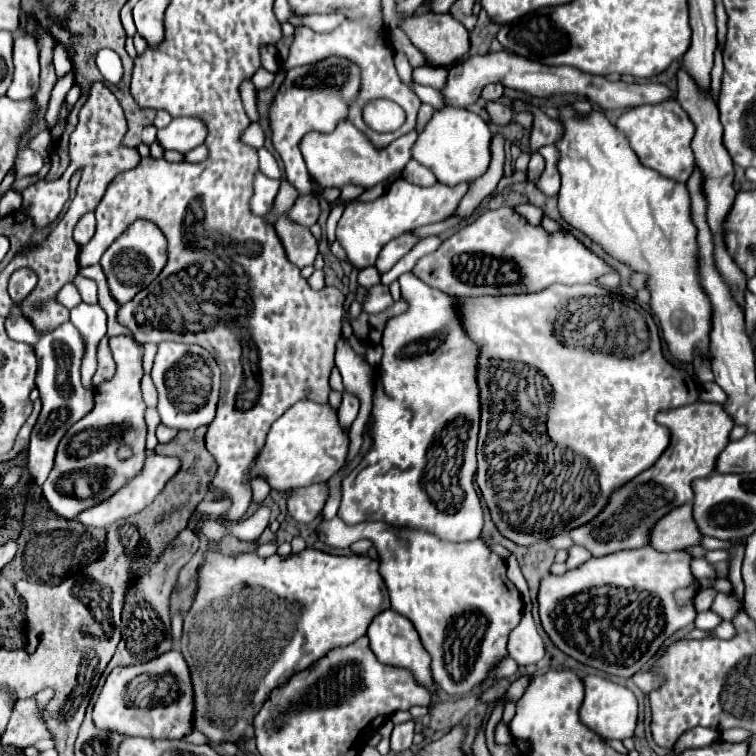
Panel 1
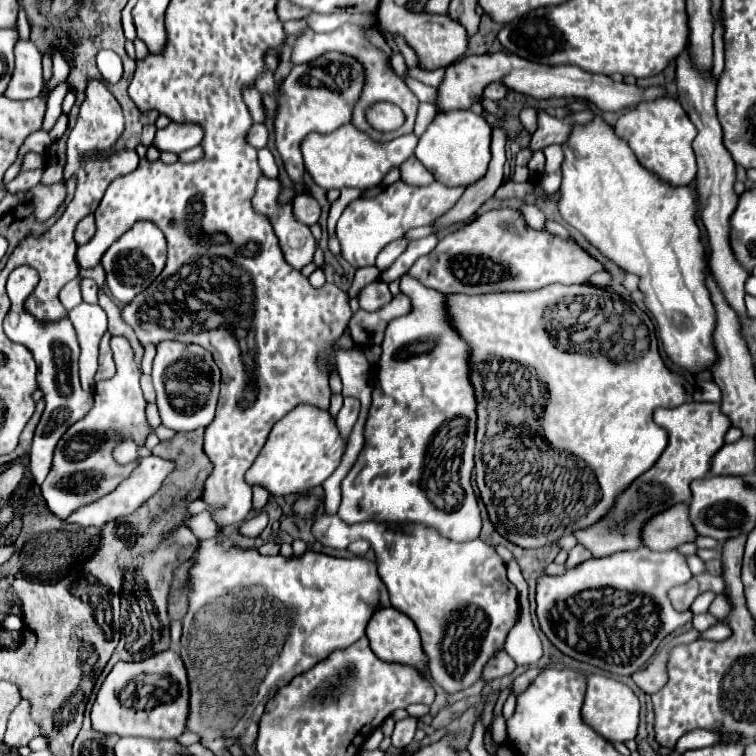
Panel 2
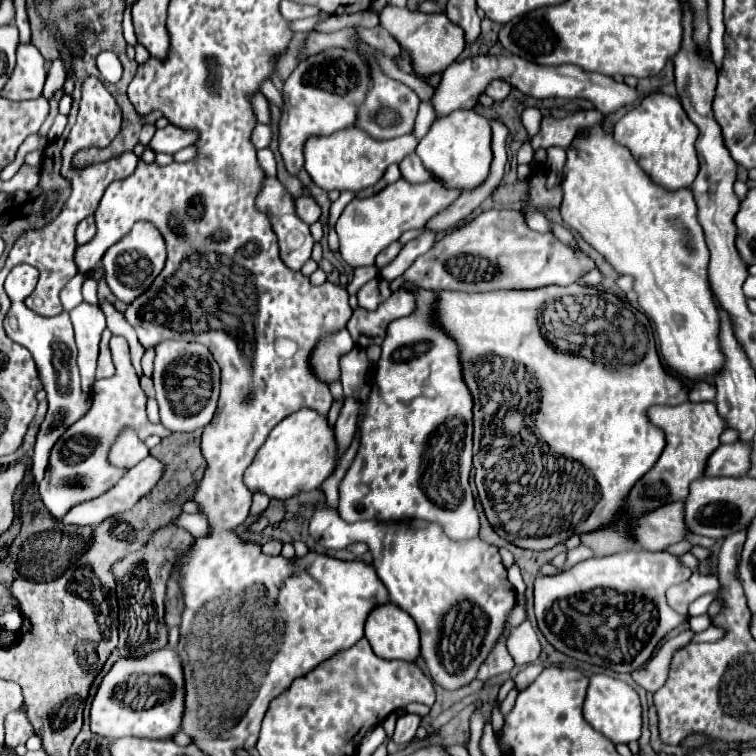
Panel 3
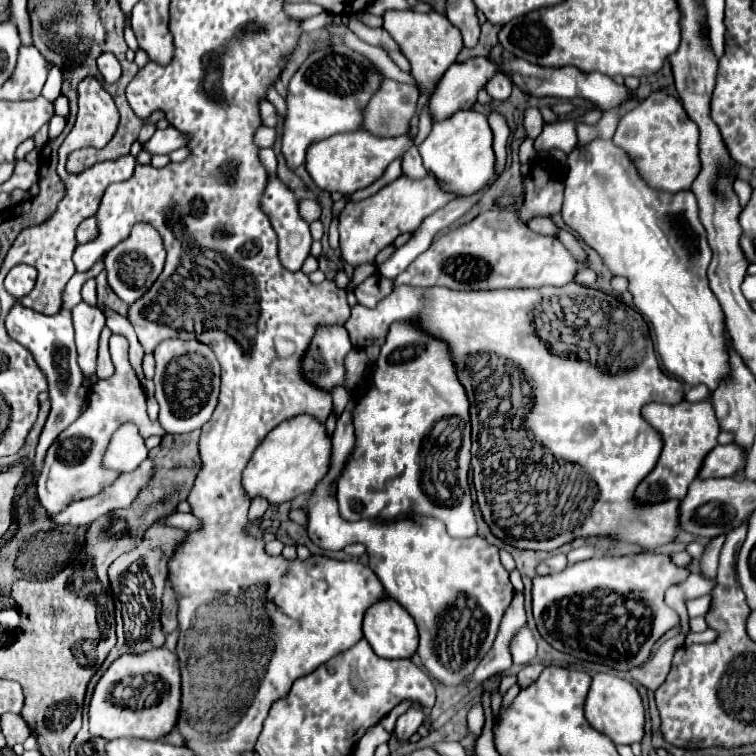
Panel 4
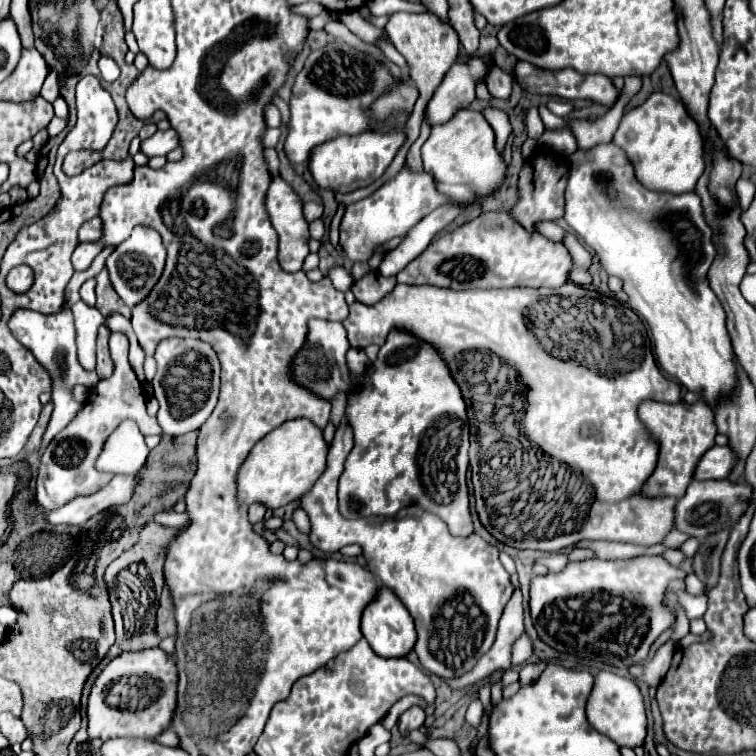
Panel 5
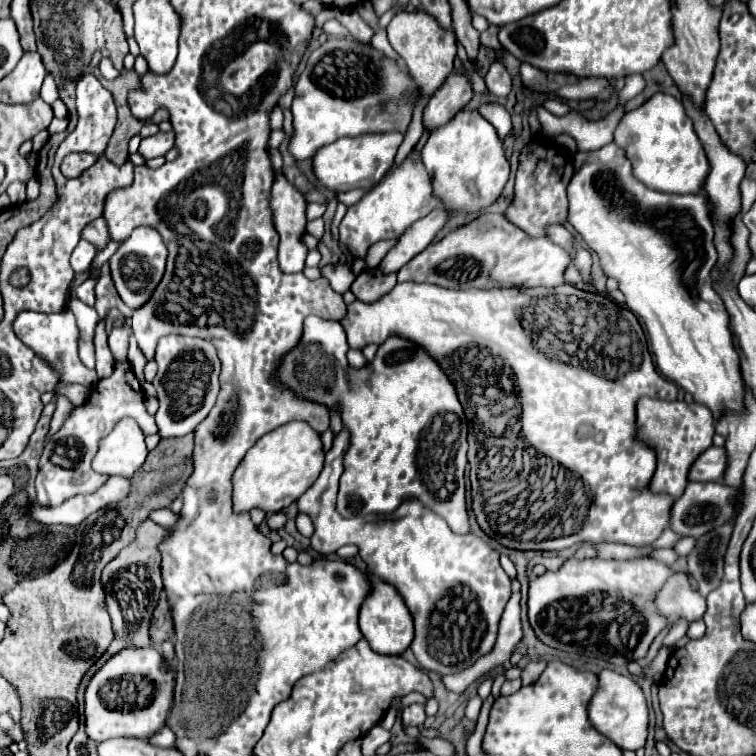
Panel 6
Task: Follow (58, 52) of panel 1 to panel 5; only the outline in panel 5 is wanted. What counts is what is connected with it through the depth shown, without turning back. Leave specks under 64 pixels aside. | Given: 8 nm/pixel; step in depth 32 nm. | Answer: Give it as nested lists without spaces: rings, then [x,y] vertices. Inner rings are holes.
[[[50,72],[50,74],[46,76],[46,82],[44,82],[44,86],[42,86],[40,96],[42,96],[44,100],[48,100],[48,102],[54,102],[54,100],[60,96],[60,82],[58,82],[56,72]]]

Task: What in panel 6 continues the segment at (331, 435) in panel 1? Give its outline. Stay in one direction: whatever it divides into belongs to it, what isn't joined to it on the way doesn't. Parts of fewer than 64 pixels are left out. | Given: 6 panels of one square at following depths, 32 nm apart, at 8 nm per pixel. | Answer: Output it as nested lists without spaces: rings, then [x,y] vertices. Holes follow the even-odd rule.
[[[292,422],[284,424],[266,436],[262,436],[250,450],[244,462],[234,472],[234,510],[236,512],[248,512],[250,508],[262,508],[264,512],[278,512],[284,506],[296,502],[308,486],[314,484],[316,476],[320,476],[324,468],[324,446],[320,440],[320,434],[310,428],[310,424],[304,422]]]

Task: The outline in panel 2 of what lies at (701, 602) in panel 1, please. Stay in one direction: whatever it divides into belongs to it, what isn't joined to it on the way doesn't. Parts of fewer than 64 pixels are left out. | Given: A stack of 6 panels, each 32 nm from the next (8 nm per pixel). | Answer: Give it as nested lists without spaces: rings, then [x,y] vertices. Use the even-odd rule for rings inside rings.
[[[702,592],[694,602],[692,602],[692,612],[694,614],[702,614],[702,612],[708,612],[708,608],[710,608],[710,604],[712,604],[712,600],[714,600],[714,592]]]

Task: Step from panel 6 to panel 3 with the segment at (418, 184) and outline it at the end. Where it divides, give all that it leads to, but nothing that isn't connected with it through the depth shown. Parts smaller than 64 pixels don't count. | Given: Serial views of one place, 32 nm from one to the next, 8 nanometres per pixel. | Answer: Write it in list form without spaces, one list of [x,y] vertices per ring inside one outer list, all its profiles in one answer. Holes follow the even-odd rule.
[[[398,180],[390,184],[386,190],[380,190],[378,194],[370,198],[354,198],[342,212],[338,220],[338,238],[340,238],[340,254],[342,258],[352,266],[370,266],[374,264],[374,258],[380,250],[384,250],[390,242],[396,242],[406,230],[410,228],[422,228],[430,216],[436,216],[436,212],[442,212],[460,196],[460,190],[444,188],[440,182],[430,180],[426,184],[410,184],[406,180]]]

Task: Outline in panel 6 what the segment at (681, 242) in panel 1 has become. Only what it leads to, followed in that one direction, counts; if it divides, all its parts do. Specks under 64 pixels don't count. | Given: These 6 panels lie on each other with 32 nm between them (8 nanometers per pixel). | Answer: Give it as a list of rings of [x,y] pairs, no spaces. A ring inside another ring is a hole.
[[[606,144],[592,152],[574,154],[574,176],[568,184],[568,224],[572,224],[584,242],[600,256],[600,266],[606,276],[614,276],[620,282],[626,306],[646,326],[658,372],[690,392],[696,402],[708,406],[714,418],[726,408],[742,408],[744,386],[738,354],[728,330],[730,318],[710,280],[710,270],[718,260],[718,252],[714,248],[714,226],[706,198],[702,194],[666,194],[648,190],[634,178],[624,150],[616,144]]]

